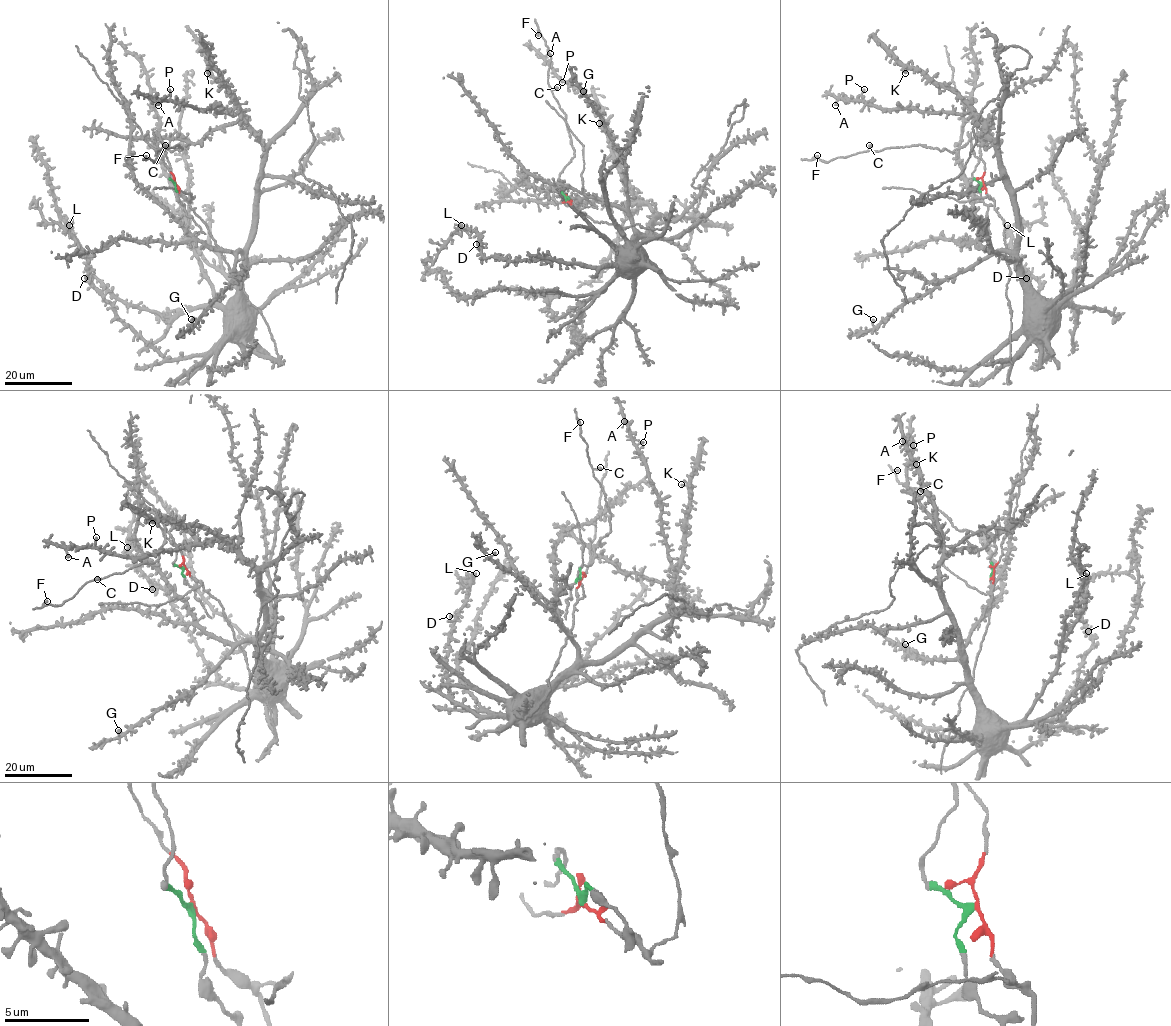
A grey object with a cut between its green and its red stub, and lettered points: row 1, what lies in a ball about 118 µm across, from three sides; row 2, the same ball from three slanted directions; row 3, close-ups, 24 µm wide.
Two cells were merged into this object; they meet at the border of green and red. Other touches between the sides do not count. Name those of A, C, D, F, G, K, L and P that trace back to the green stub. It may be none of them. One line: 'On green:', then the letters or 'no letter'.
On green: C, F

